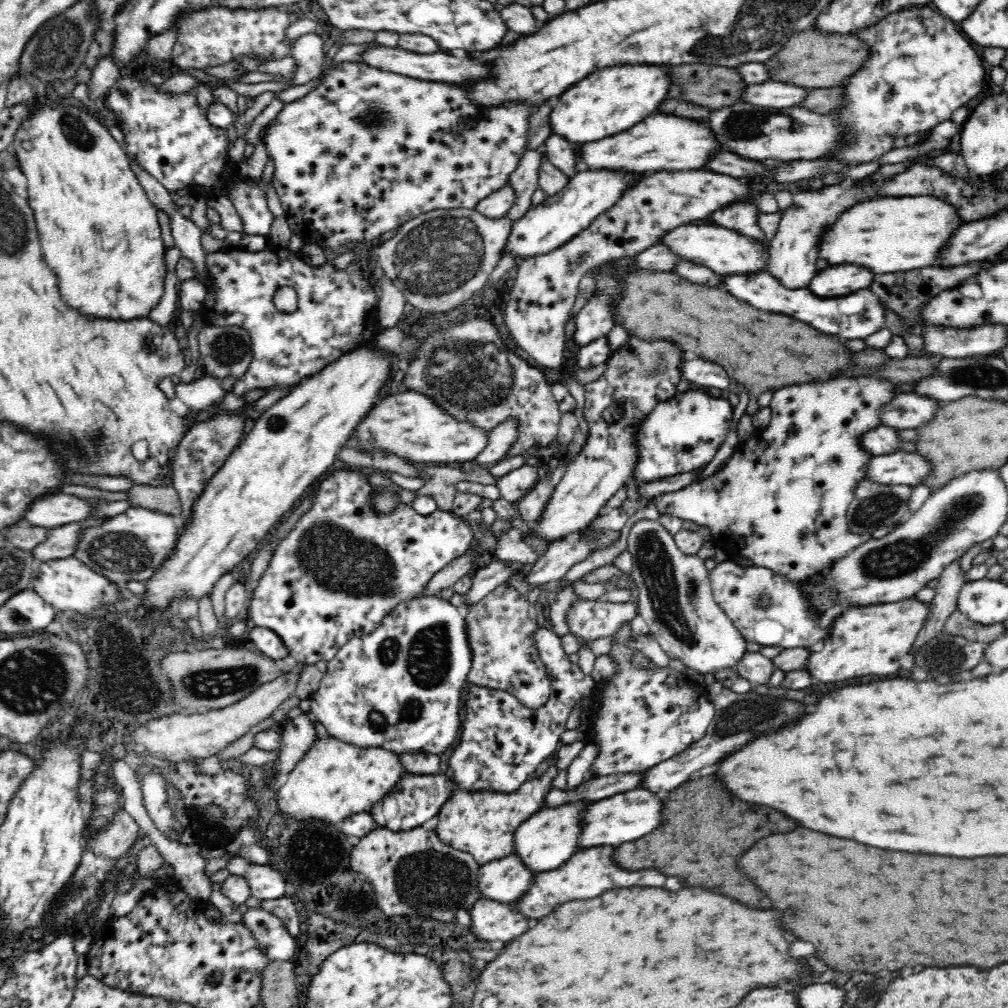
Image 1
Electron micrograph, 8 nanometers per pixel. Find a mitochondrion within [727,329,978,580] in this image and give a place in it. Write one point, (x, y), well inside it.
(882, 506)

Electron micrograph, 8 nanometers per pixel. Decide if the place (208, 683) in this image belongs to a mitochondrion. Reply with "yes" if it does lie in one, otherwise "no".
yes

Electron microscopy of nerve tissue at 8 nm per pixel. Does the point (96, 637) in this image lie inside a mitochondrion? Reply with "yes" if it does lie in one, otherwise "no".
yes

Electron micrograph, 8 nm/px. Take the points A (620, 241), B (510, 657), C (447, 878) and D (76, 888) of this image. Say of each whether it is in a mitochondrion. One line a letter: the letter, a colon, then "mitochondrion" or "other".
A: other
B: other
C: mitochondrion
D: mitochondrion

